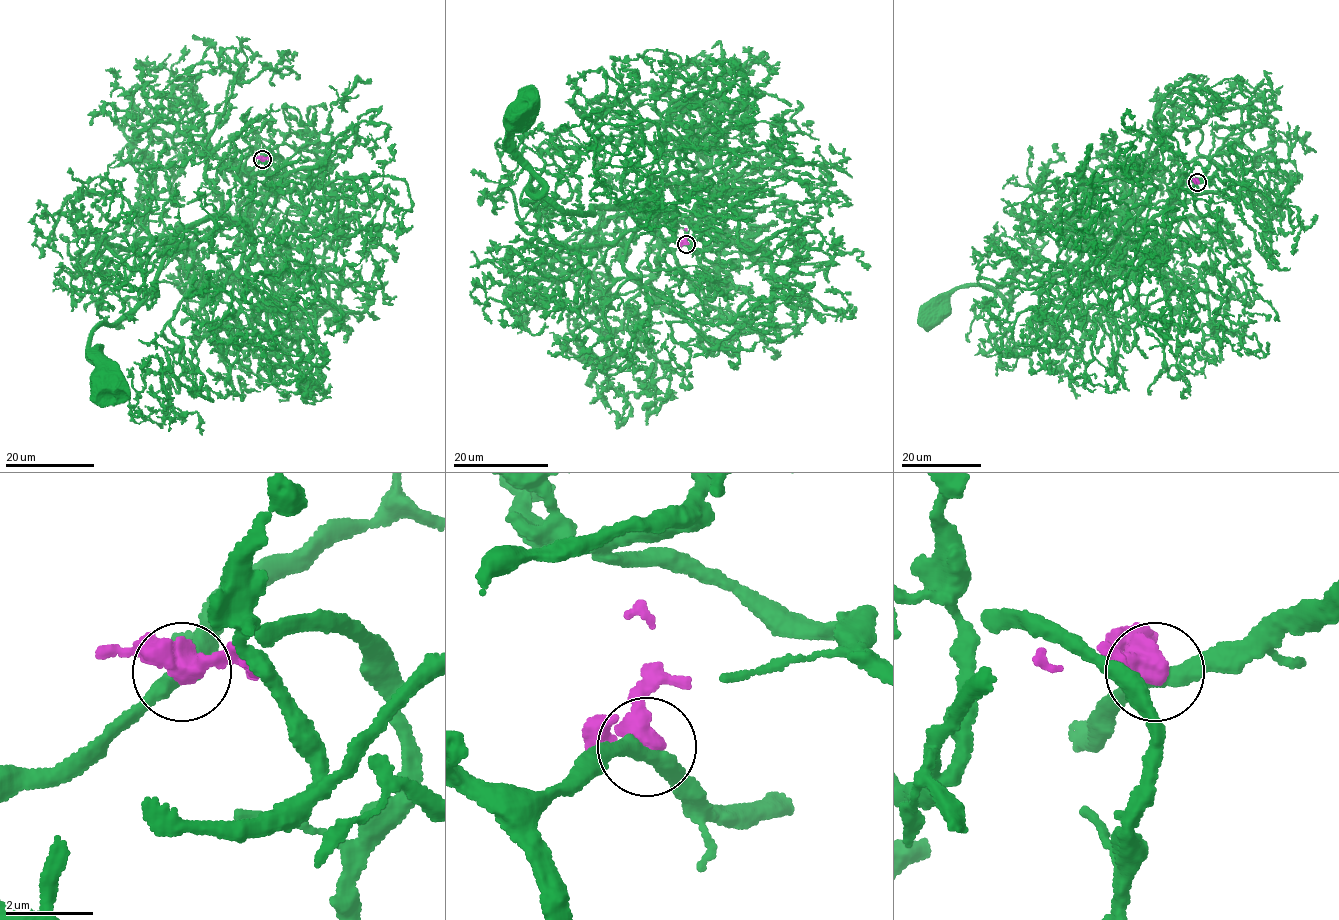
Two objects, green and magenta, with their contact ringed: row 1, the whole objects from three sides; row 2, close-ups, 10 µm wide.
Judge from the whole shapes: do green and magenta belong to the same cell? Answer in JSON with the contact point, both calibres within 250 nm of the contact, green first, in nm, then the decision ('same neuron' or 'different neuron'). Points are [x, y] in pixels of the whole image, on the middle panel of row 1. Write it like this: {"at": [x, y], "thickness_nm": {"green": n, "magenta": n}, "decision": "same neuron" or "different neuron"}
{"at": [686, 244], "thickness_nm": {"green": 360, "magenta": 440}, "decision": "same neuron"}

